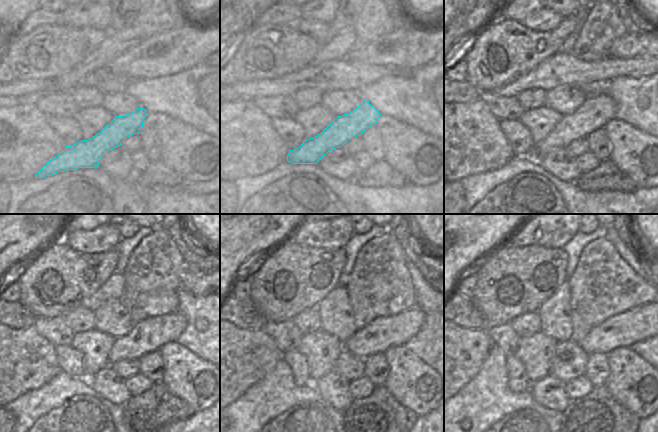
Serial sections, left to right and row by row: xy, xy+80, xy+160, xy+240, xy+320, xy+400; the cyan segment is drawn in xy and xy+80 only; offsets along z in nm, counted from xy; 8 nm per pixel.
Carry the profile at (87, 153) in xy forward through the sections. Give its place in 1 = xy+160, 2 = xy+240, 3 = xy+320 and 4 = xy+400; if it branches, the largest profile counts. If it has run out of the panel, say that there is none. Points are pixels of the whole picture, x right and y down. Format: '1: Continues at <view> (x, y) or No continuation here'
1: Continues at xy+160 (596, 111)
2: Continues at xy+240 (149, 335)
3: Continues at xy+320 (385, 332)
4: Continues at xy+400 (624, 330)

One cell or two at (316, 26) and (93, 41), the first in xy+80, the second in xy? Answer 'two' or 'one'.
one

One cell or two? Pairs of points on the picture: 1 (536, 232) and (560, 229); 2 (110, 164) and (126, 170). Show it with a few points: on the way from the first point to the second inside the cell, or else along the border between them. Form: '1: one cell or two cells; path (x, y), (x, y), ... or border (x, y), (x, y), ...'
1: one cell; path (542, 229), (554, 229)
2: one cell; path (114, 164), (122, 169)

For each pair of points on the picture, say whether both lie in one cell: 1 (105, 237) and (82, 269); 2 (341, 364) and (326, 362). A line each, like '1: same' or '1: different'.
1: different
2: different

